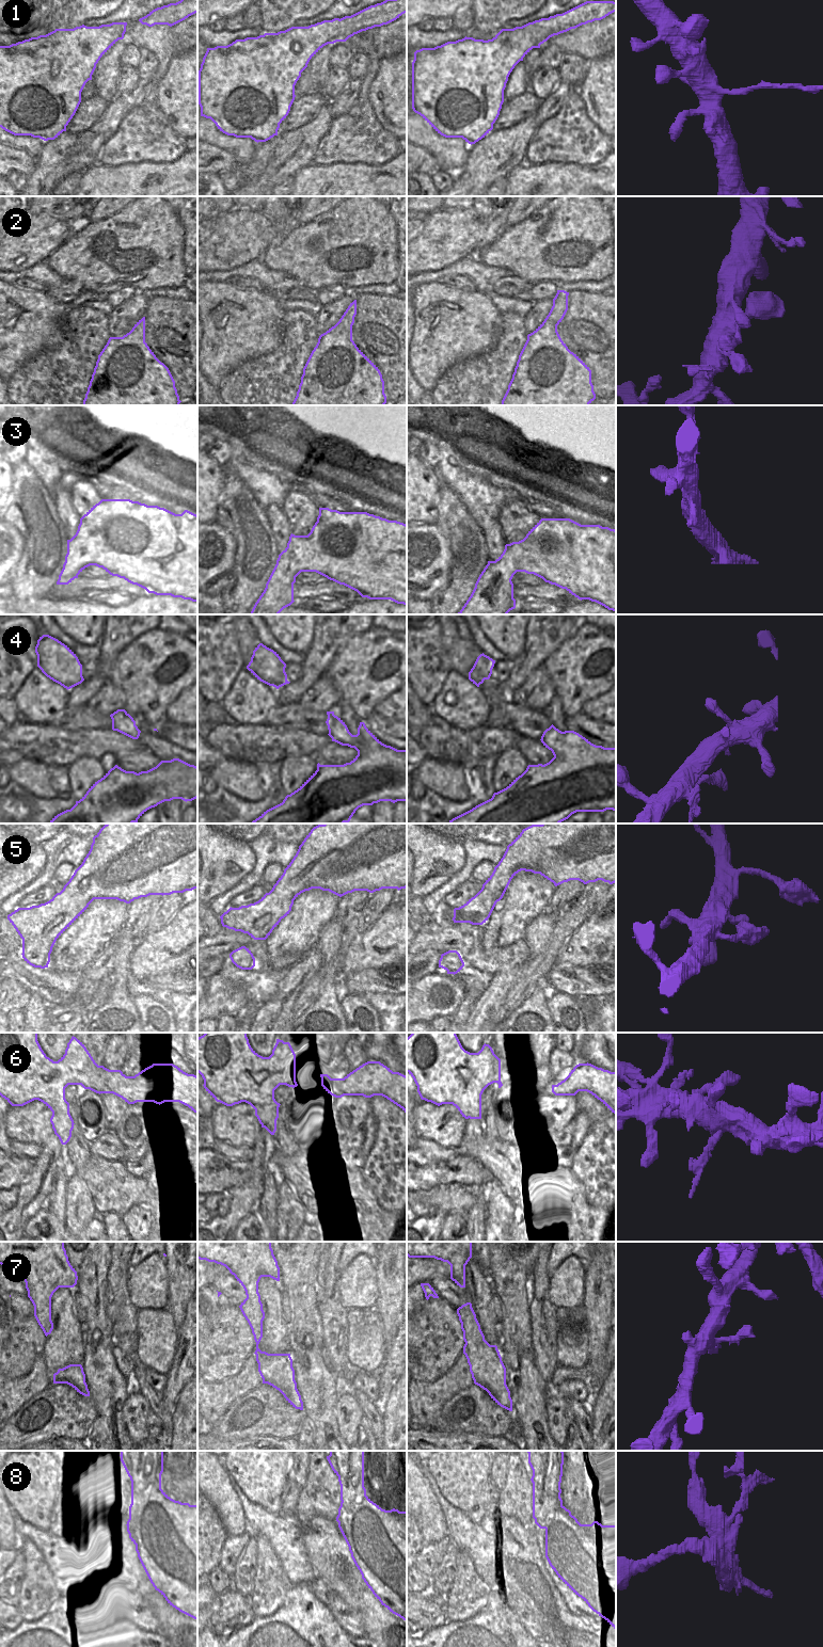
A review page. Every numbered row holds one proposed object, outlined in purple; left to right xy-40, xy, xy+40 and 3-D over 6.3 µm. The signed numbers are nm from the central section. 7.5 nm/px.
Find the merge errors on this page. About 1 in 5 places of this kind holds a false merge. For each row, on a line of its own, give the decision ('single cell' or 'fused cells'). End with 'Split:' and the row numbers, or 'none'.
1: fused cells
2: single cell
3: single cell
4: single cell
5: single cell
6: fused cells
7: single cell
8: fused cells
Split: 1, 6, 8

